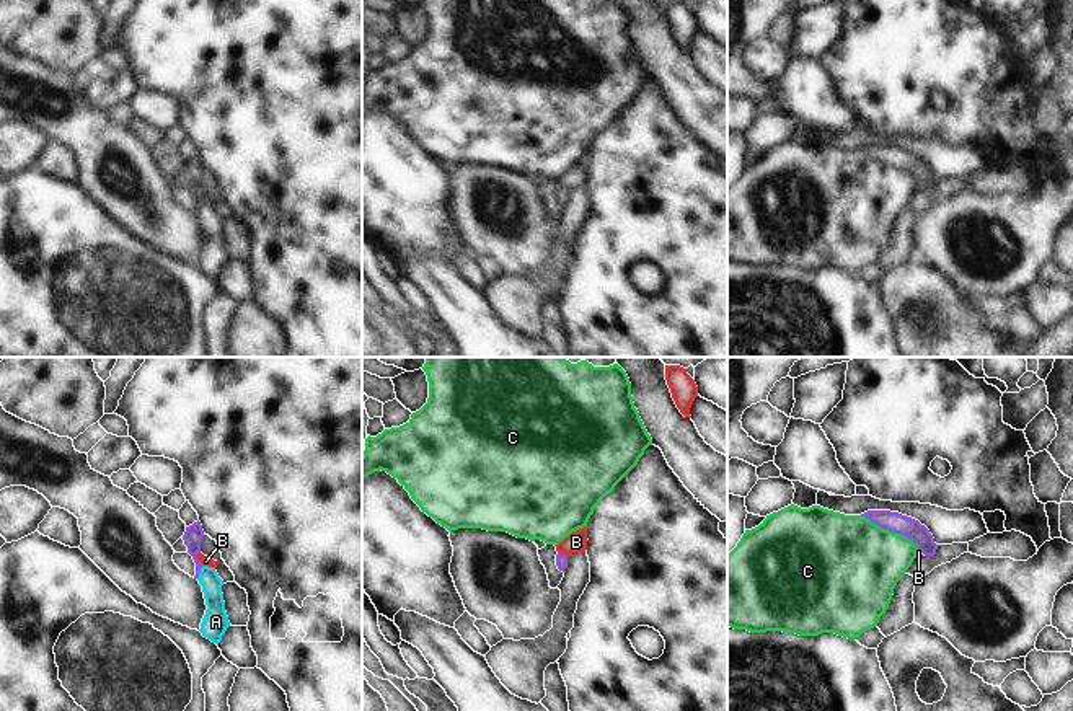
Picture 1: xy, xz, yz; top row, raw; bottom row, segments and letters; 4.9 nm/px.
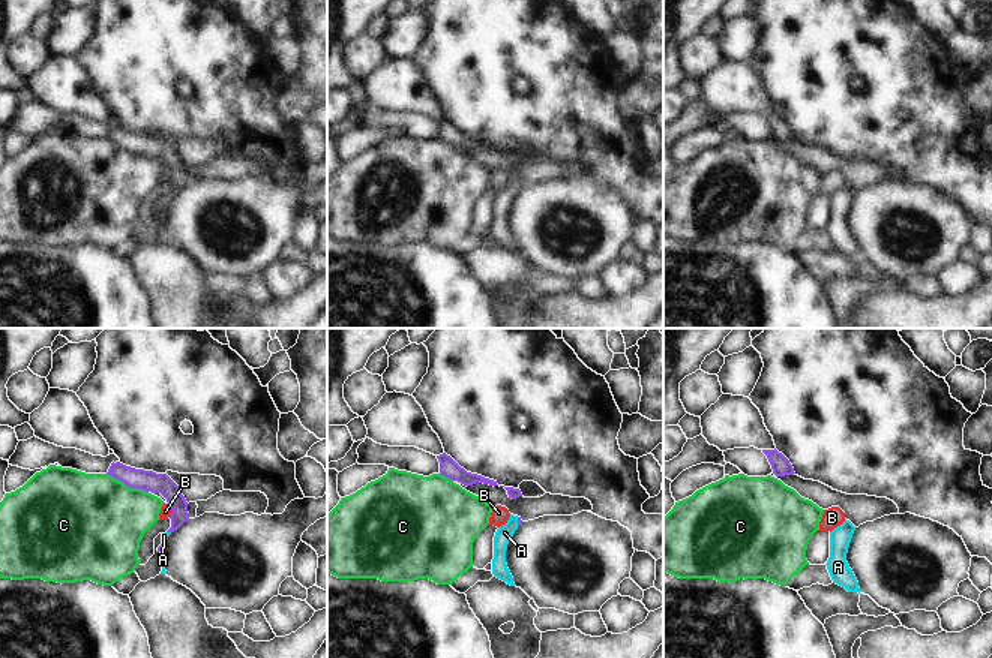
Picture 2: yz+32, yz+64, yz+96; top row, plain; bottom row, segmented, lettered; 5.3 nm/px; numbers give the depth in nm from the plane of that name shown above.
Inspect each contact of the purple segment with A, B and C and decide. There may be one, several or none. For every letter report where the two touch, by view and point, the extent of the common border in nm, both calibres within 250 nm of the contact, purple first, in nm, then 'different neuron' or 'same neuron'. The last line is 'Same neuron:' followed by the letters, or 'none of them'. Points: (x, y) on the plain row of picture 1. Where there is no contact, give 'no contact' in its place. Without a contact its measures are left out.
A: meets purple in xy at (198, 207); contact 70 nm long; 90 nm thick on the purple side, 120 nm on the other; same neuron
B: meets purple in xy at (196, 193); contact 80 nm long; 90 nm thick on the purple side, 50 nm on the other; different neuron
C: meets purple in yz at (891, 165); contact 340 nm long; 100 nm thick on the purple side, 460 nm on the other; different neuron
Same neuron: A

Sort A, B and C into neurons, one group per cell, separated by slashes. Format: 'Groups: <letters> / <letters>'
Groups: A / B / C.

